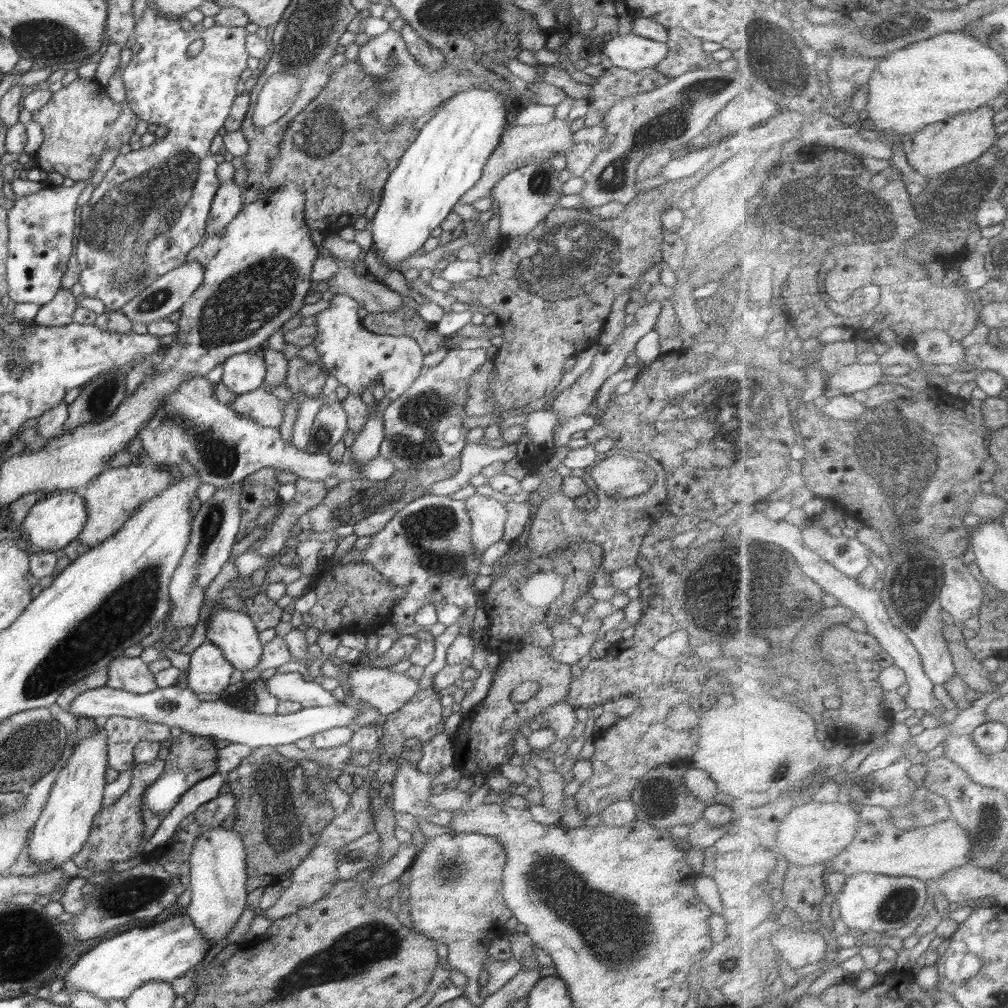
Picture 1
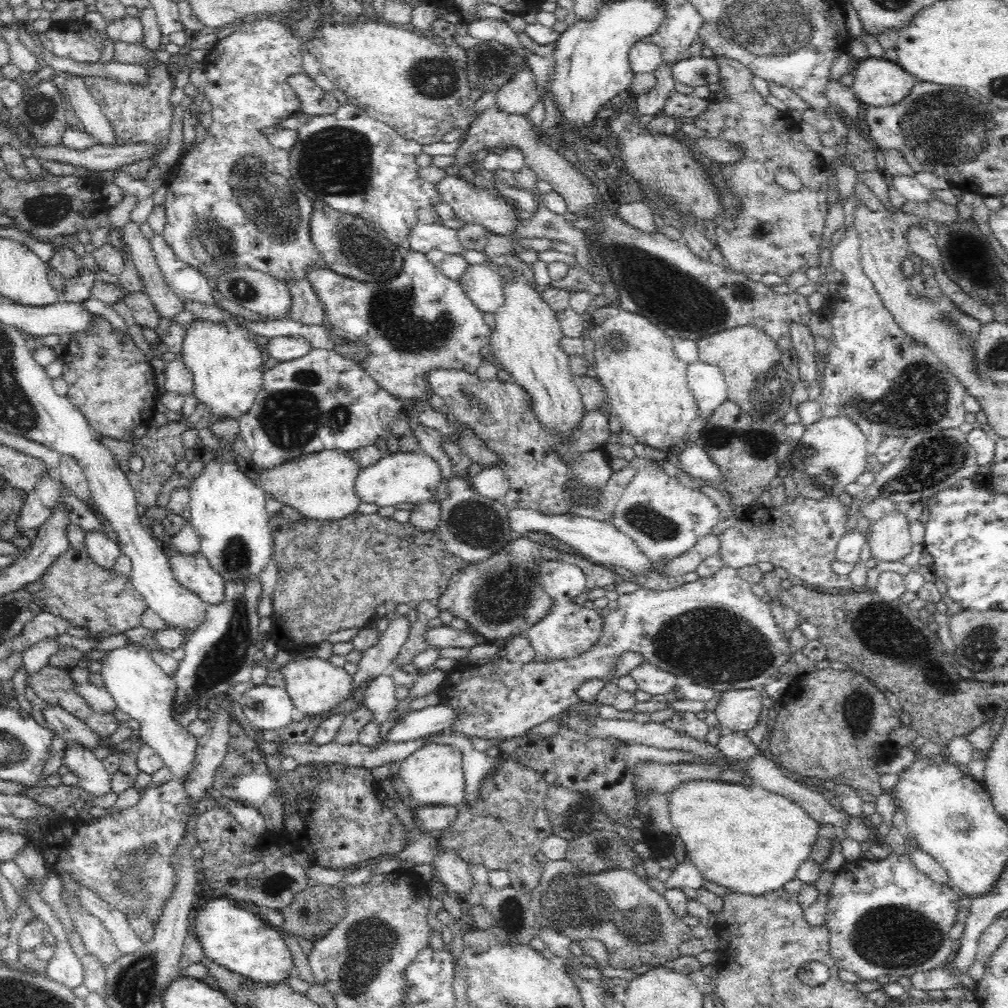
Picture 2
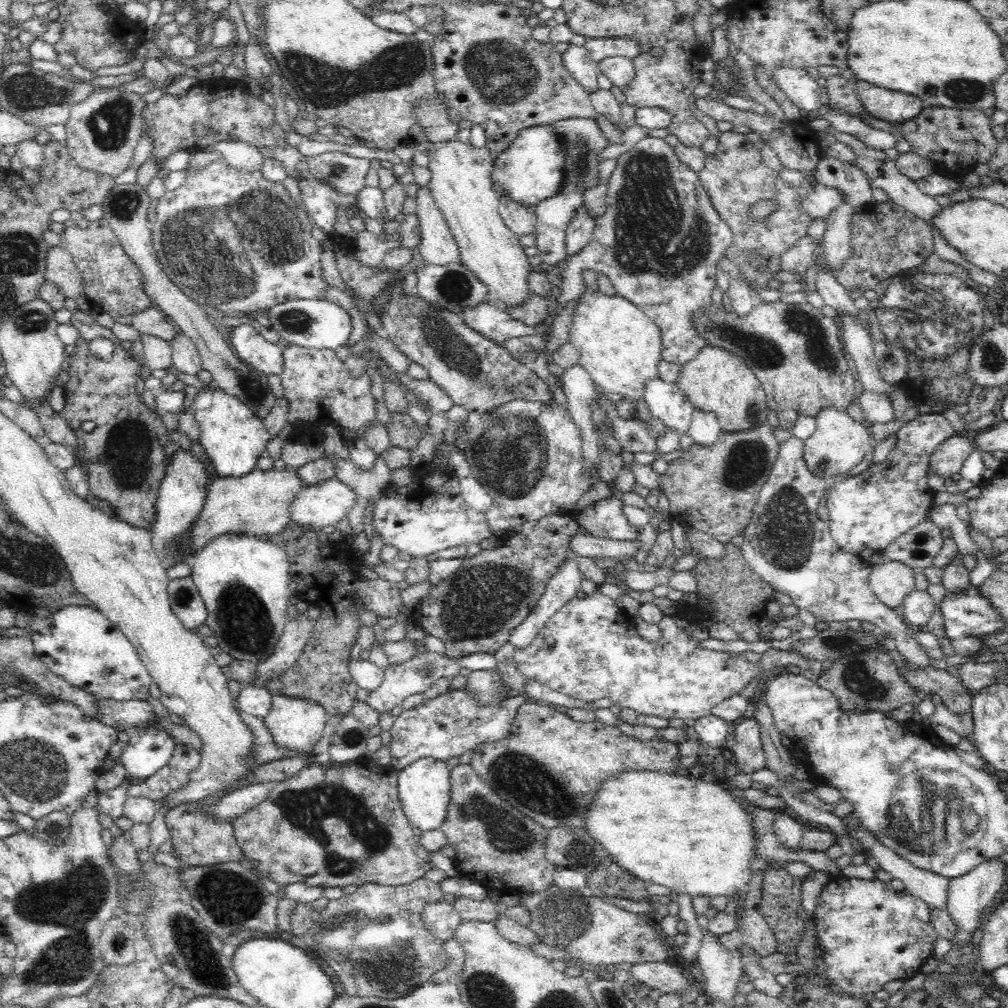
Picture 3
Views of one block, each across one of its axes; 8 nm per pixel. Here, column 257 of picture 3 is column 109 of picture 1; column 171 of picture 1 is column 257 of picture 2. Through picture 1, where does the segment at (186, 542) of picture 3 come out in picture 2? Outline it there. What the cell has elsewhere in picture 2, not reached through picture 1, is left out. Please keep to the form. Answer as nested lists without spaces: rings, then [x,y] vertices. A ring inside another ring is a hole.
[[[321,450],[269,469],[260,469],[253,474],[253,478],[264,495],[272,494],[278,502],[298,510],[303,517],[333,521],[352,514],[360,504],[355,483],[360,471],[361,468],[350,453],[343,450]]]

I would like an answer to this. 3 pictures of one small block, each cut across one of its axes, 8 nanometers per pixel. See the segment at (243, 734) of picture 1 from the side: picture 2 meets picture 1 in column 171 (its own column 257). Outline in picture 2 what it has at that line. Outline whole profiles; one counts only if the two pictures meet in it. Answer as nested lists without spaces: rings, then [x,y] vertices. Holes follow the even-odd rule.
[[[254,686],[241,697],[241,703],[252,726],[261,730],[280,730],[296,717],[291,697],[278,686]]]

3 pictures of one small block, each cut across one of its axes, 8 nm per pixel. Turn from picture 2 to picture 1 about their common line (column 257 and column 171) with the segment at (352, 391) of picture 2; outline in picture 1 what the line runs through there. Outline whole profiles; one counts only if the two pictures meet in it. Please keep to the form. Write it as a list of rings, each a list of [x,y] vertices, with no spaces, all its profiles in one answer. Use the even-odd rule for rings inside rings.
[[[200,376],[180,382],[180,386],[168,394],[164,404],[136,434],[142,441],[146,462],[167,464],[176,469],[178,464],[188,460],[194,470],[198,471],[200,481],[218,489],[228,489],[262,468],[288,470],[308,480],[323,481],[328,476],[336,476],[340,481],[364,477],[381,483],[386,483],[397,470],[382,455],[376,456],[364,466],[358,466],[348,458],[343,462],[332,462],[329,453],[310,454],[300,450],[291,442],[285,442],[279,429],[259,425],[252,418],[246,418],[232,410],[228,404],[220,402],[214,394],[214,385],[206,376]]]

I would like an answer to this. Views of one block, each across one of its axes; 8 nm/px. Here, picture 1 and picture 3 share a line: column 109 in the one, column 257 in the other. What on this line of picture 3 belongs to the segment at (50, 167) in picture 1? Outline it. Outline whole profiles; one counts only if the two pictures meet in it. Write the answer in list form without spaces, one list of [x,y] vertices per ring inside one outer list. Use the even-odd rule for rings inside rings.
[[[239,79],[204,80],[187,90],[183,97],[164,94],[154,103],[148,103],[143,108],[144,132],[149,132],[152,139],[151,158],[157,164],[162,164],[168,156],[172,156],[178,150],[204,151],[208,146],[214,146],[216,142],[245,142],[255,146],[265,158],[273,158],[286,171],[287,176],[298,180],[311,178],[308,157],[304,156],[297,147],[292,147],[284,137],[278,137],[272,133],[274,124],[274,108],[267,97],[258,97],[250,93],[250,89]]]

